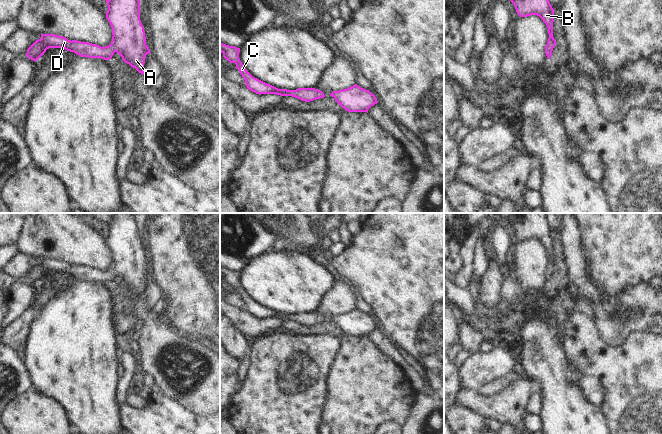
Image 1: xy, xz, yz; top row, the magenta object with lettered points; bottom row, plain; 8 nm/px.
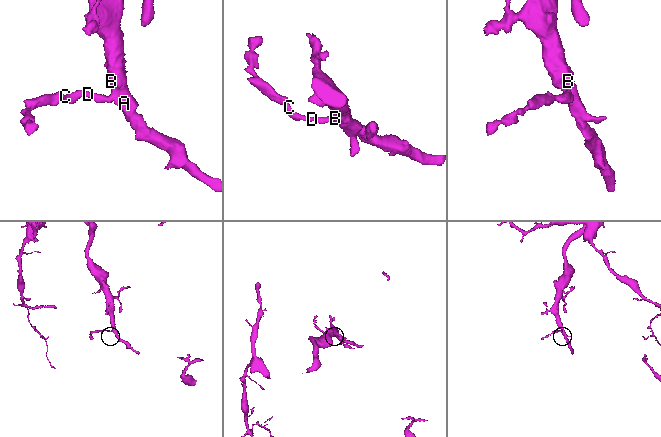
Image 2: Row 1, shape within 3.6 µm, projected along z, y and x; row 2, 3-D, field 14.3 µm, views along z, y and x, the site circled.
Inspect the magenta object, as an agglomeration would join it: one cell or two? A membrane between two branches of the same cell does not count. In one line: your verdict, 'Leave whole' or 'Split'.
Leave whole.

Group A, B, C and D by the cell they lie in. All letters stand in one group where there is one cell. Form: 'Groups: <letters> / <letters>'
Groups: A B C D.

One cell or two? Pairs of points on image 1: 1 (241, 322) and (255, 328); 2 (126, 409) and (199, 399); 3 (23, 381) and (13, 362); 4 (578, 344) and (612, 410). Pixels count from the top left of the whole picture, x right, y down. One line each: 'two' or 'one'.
1: one
2: two
3: one
4: one

